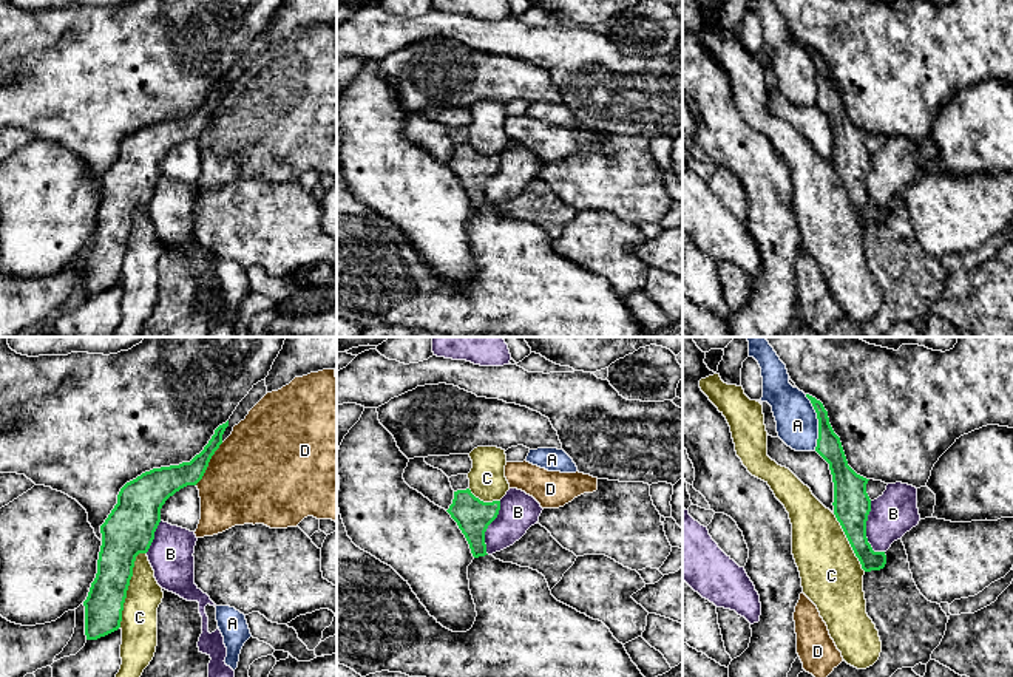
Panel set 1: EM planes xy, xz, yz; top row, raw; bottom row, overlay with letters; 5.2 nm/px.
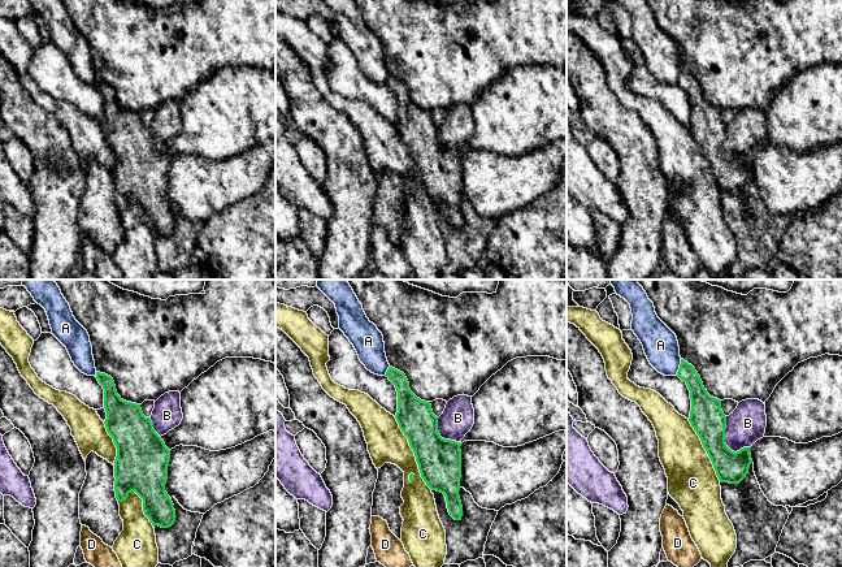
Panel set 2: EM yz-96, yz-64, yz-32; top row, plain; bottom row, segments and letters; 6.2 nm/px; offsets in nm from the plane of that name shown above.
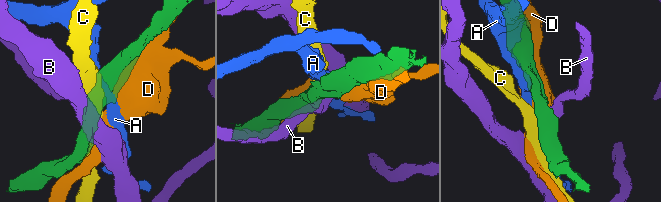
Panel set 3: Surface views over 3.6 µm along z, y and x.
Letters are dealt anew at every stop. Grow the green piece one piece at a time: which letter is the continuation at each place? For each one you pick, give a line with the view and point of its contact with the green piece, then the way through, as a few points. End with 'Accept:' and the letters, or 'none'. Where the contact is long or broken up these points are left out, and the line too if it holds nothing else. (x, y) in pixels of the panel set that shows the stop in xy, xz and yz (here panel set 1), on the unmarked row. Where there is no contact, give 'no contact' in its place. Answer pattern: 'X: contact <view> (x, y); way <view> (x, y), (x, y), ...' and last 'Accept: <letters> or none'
Accept: none

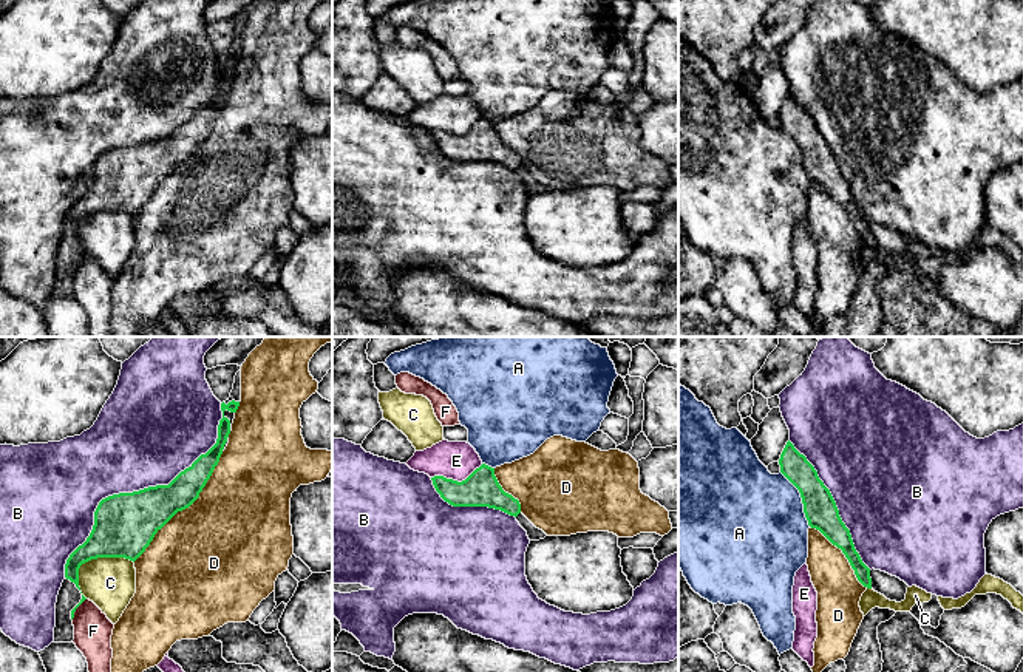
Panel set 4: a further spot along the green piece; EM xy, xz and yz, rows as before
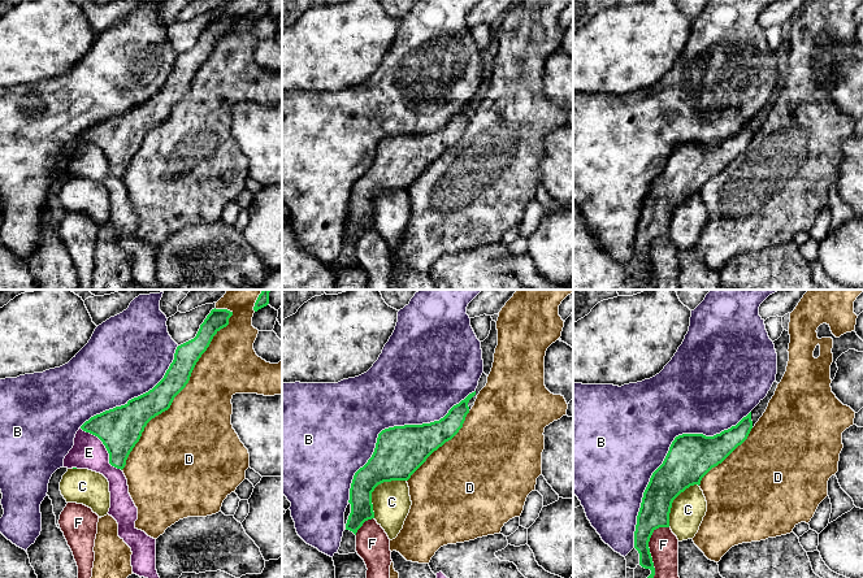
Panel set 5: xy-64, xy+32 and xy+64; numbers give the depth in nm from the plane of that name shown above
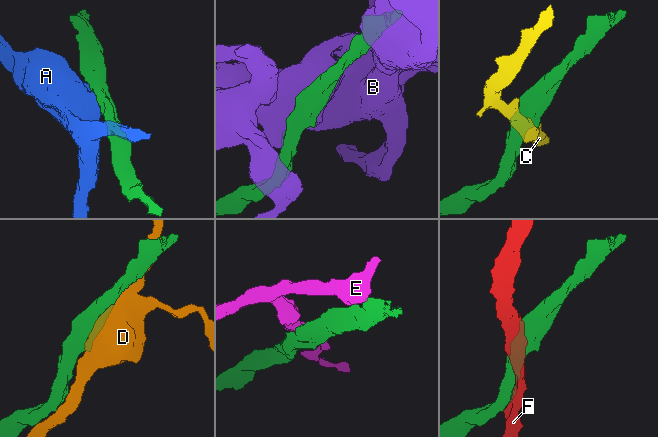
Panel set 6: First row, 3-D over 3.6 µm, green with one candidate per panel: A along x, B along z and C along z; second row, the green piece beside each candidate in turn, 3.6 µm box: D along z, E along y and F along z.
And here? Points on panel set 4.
Accept: none

